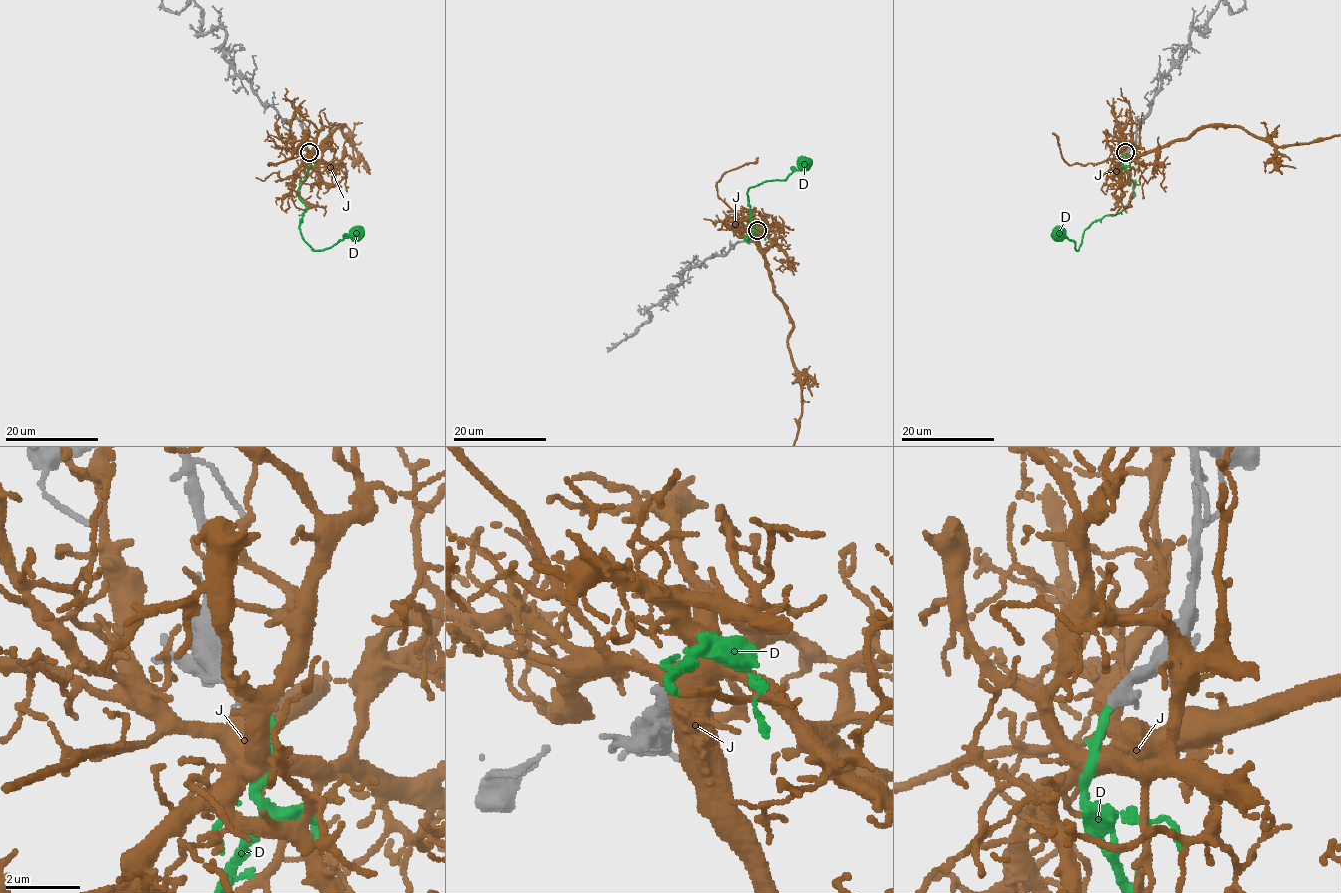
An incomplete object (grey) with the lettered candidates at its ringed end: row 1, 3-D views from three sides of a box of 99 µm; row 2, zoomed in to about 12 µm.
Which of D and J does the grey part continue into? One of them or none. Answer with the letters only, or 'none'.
D

